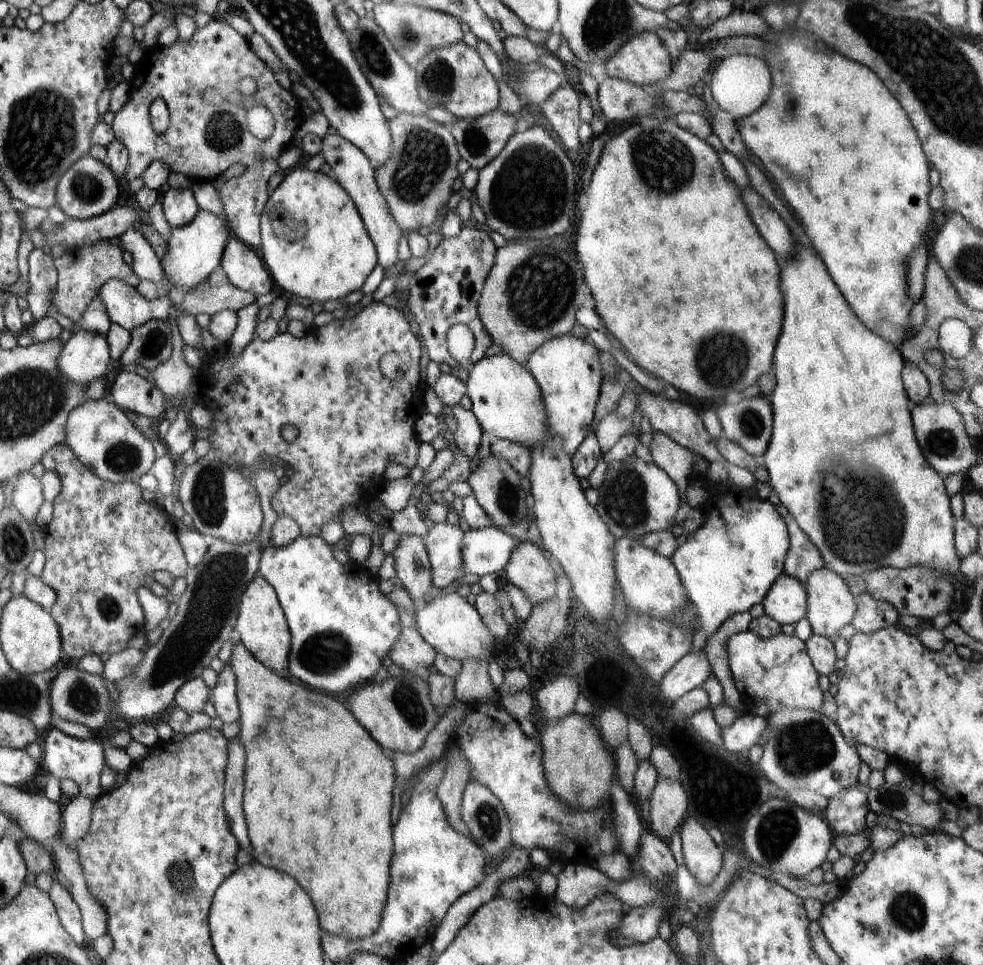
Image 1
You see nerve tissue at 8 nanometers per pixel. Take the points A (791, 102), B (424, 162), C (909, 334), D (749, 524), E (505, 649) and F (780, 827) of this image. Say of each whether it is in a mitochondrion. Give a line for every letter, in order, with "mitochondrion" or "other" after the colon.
A: mitochondrion
B: mitochondrion
C: other
D: other
E: other
F: mitochondrion

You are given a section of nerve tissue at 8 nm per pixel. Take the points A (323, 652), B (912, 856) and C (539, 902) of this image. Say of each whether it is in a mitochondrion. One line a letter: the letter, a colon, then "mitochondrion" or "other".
A: mitochondrion
B: other
C: other

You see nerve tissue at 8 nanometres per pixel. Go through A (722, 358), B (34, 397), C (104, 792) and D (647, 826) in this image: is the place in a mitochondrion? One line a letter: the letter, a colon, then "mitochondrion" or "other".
A: mitochondrion
B: mitochondrion
C: other
D: other

